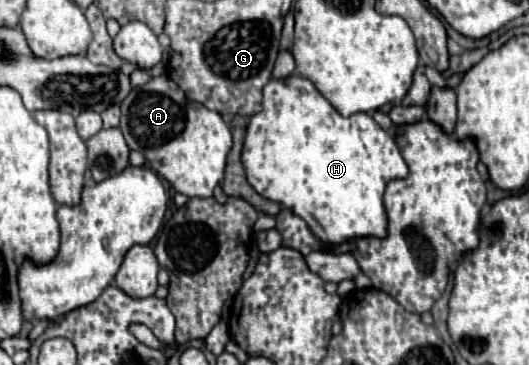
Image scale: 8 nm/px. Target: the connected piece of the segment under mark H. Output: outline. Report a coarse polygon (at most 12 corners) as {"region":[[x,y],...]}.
{"region":[[307,78],[263,88],[243,166],[325,244],[385,238],[407,176],[365,112]]}

